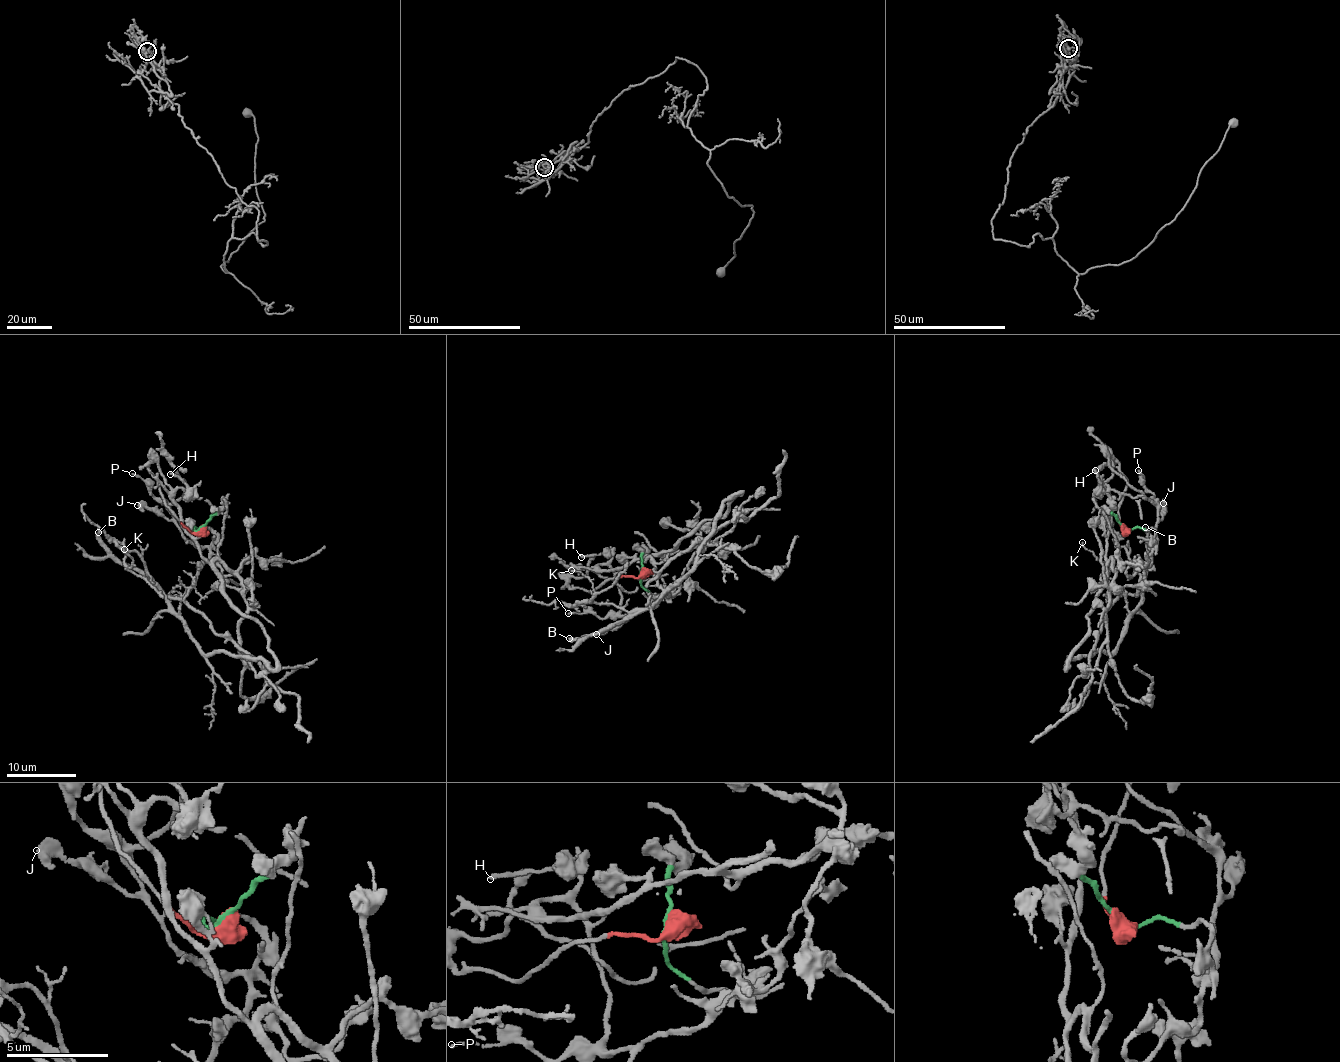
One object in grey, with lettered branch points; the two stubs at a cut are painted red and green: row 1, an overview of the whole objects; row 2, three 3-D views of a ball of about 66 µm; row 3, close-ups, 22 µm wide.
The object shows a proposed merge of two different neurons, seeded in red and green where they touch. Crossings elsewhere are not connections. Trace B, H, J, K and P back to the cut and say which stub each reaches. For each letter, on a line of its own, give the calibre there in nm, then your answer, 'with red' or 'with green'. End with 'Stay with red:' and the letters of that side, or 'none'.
B: 260 nm thick; with red
H: 200 nm thick; with red
J: 360 nm thick; with green
K: 90 nm thick; with red
P: 150 nm thick; with green
Stay with red: B, H, K

